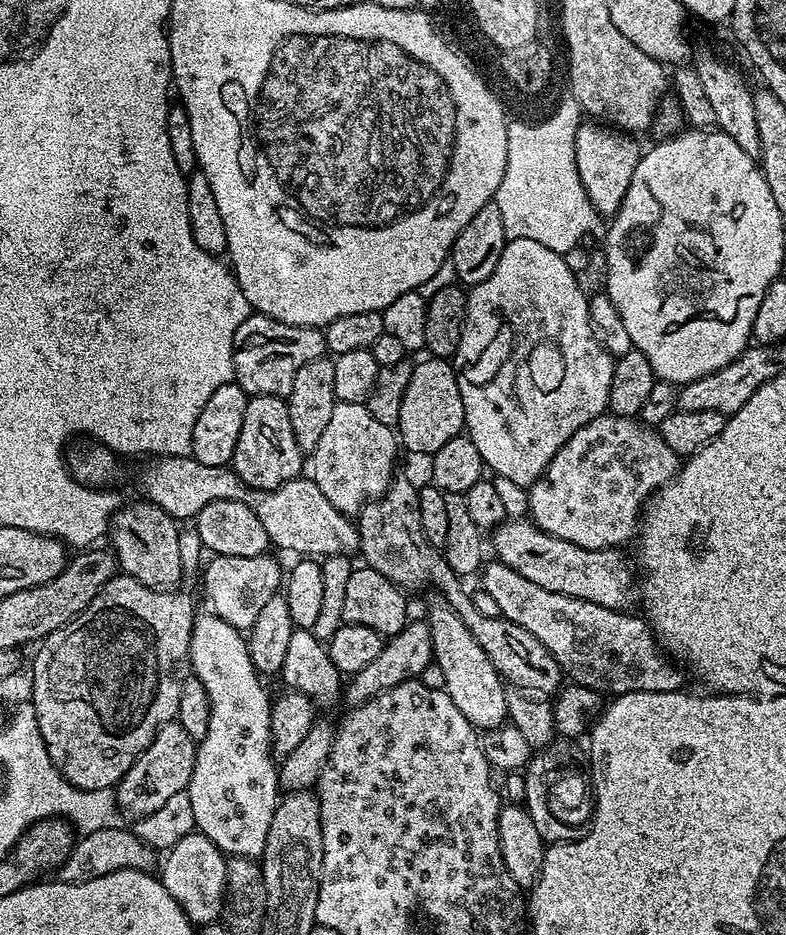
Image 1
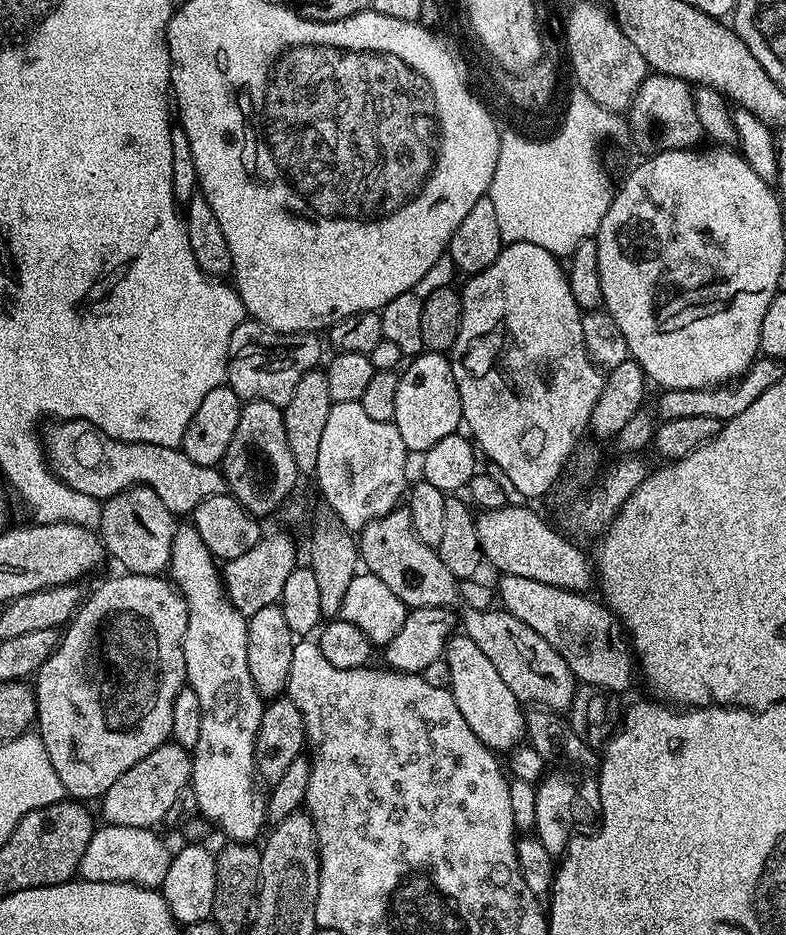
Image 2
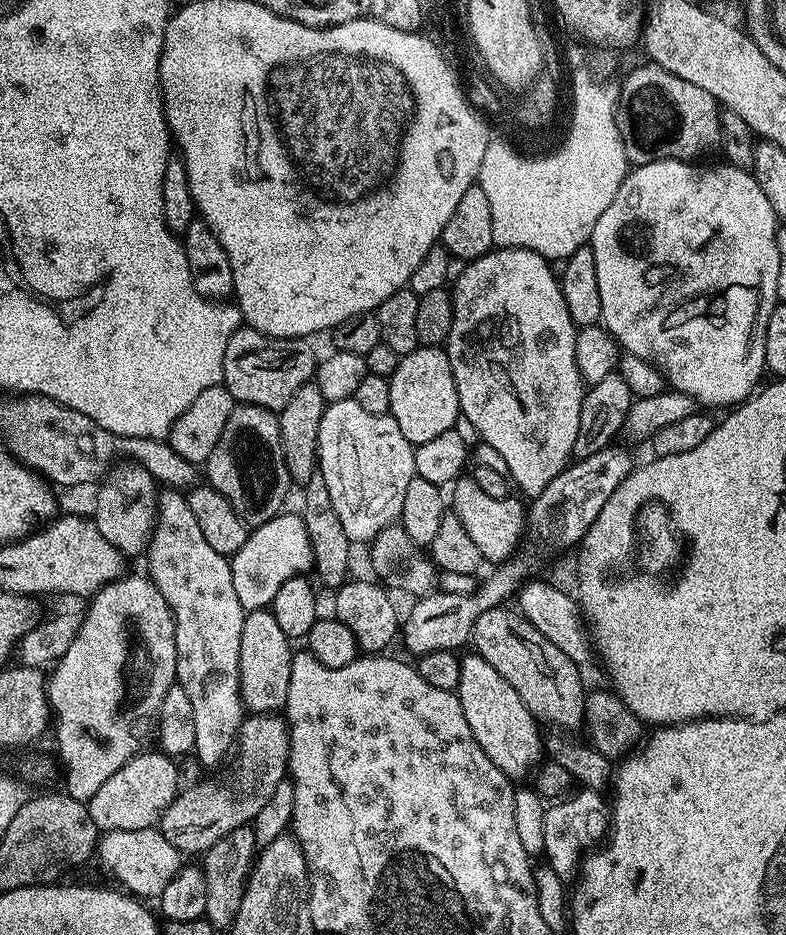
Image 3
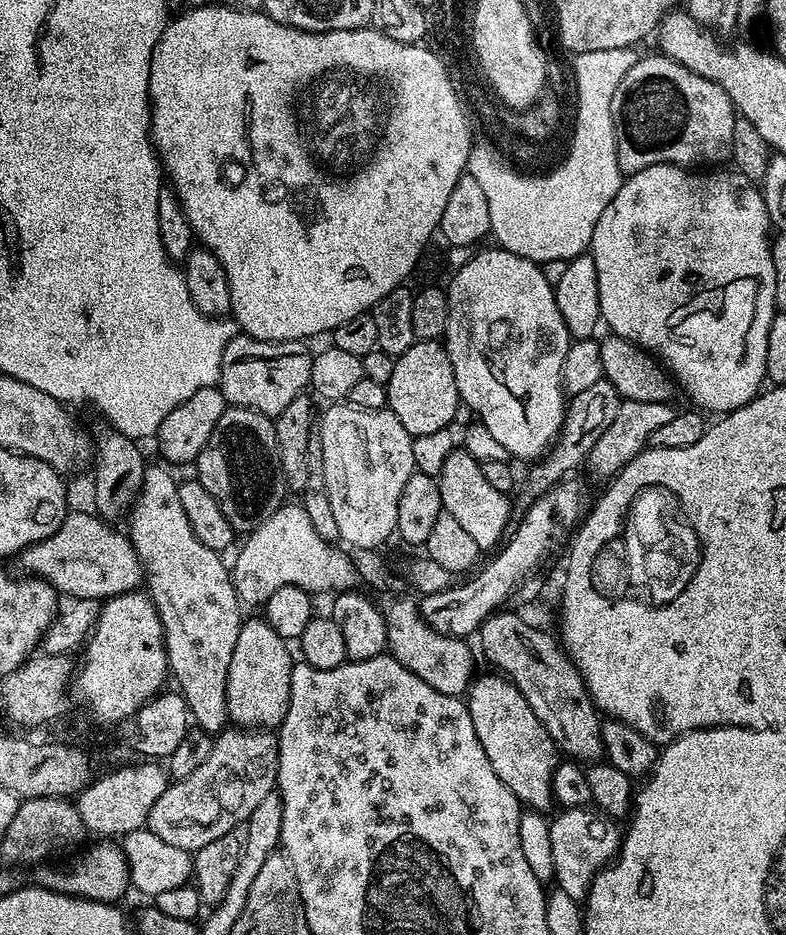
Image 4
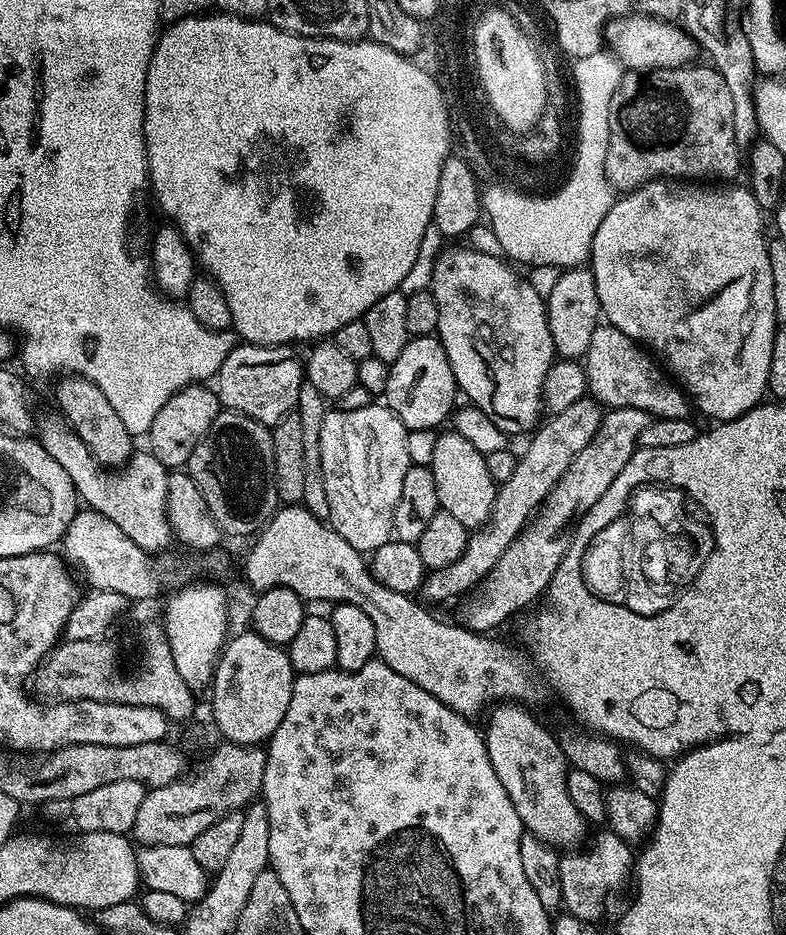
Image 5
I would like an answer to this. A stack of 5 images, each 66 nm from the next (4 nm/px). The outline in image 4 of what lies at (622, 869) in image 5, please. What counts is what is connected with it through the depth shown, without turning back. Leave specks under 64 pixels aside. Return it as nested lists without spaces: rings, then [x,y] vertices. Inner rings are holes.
[[[592,806],[565,808],[557,813],[556,817],[551,817],[549,823],[550,843],[554,854],[554,884],[555,887],[566,890],[566,894],[570,894],[570,898],[580,902],[587,897],[596,875],[616,859],[616,854],[620,850],[622,828],[621,825],[616,825],[619,823],[613,817]]]

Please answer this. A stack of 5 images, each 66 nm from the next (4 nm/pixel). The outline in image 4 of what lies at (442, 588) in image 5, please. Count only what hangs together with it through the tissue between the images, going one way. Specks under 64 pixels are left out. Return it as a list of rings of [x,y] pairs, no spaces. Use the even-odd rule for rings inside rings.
[[[606,379],[594,382],[594,386],[582,390],[582,394],[571,397],[567,401],[564,414],[564,425],[560,427],[560,434],[556,437],[551,448],[540,457],[539,461],[531,465],[528,472],[529,497],[535,498],[553,488],[558,481],[565,479],[576,467],[583,465],[588,459],[590,450],[606,434],[606,430],[614,422],[620,409],[621,396],[618,390]]]

